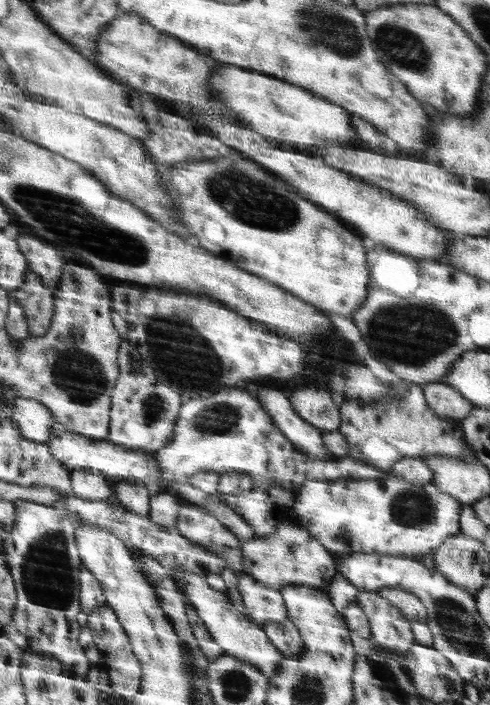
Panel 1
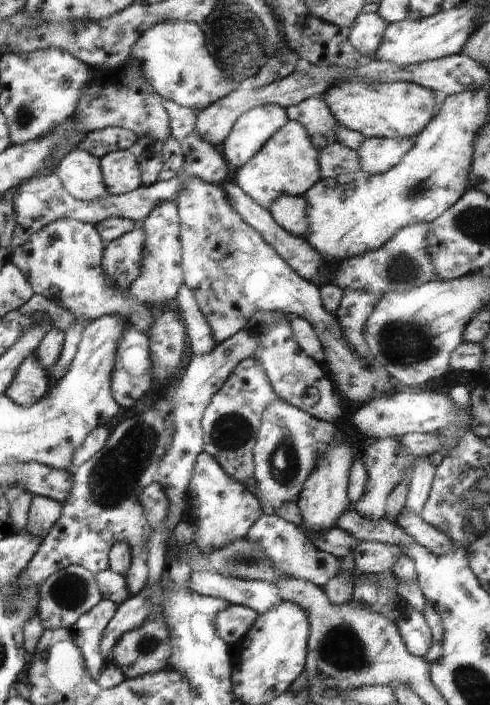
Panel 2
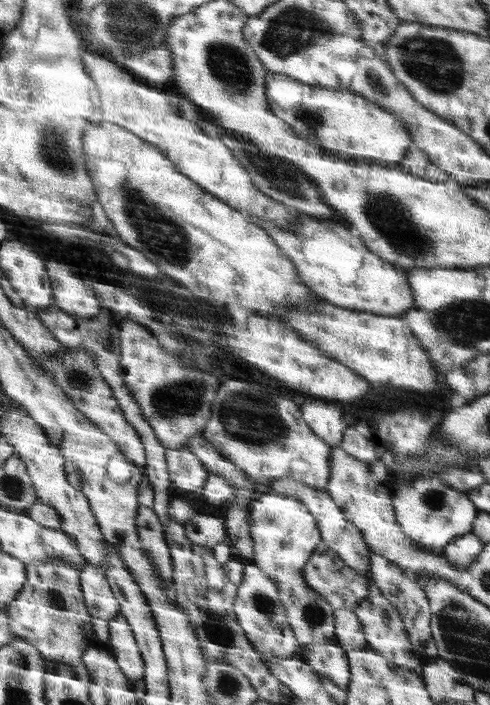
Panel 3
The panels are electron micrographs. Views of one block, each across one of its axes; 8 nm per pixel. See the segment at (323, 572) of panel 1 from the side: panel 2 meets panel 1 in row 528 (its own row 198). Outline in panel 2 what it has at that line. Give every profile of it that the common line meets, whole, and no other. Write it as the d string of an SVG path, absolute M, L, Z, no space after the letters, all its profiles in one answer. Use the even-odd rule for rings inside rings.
M282 194L276 198L268 210L273 220L294 237L304 238L309 234L309 218L307 217L307 200L302 196Z

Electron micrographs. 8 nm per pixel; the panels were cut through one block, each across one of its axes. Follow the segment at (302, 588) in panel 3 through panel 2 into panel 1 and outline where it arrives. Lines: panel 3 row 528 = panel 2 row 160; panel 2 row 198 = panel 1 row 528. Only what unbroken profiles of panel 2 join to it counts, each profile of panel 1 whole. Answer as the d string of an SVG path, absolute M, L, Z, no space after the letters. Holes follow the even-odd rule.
M253 488L242 494L219 497L254 530L254 538L274 534L280 524L280 518L284 521L290 520L290 524L301 524L292 508L282 509L269 497L268 491L260 488Z

